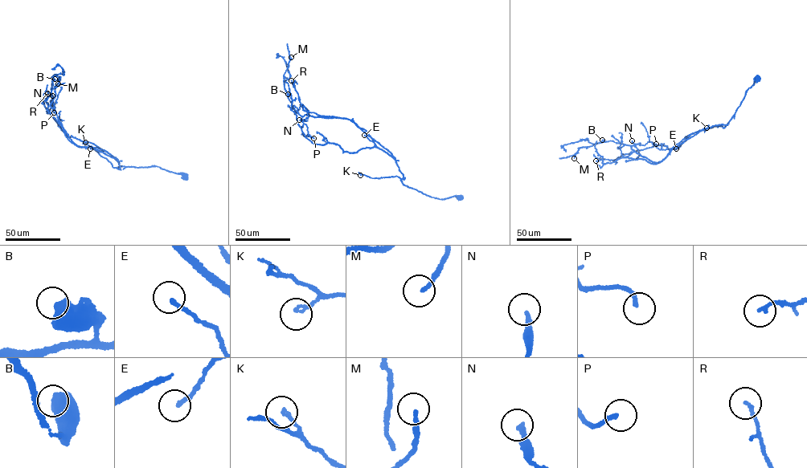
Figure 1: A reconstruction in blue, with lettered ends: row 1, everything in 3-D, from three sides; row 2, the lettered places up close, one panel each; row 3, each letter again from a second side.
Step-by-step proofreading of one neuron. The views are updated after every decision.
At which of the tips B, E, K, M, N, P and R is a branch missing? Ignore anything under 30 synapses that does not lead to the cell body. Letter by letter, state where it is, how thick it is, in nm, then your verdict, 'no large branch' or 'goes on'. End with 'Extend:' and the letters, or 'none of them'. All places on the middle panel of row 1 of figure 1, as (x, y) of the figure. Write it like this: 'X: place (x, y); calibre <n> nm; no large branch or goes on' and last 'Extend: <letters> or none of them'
B: place (288, 94); calibre 600 nm; no large branch
E: place (364, 135); calibre 170 nm; no large branch
K: place (360, 175); calibre 140 nm; no large branch
M: place (291, 57); calibre 180 nm; no large branch
N: place (299, 120); calibre 220 nm; goes on
P: place (313, 138); calibre 170 nm; no large branch
R: place (291, 80); calibre 150 nm; no large branch
Extend: N

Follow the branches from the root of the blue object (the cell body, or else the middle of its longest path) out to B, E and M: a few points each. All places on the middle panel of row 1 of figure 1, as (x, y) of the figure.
B: (460, 197), (436, 198), (404, 185), (391, 152), (354, 123), (345, 118), (302, 116), (288, 94)
E: (460, 197), (455, 195), (436, 198), (404, 185), (401, 180), (403, 174), (394, 159), (364, 135)
M: (460, 197), (436, 198), (404, 185), (391, 152), (350, 120), (300, 115), (284, 87), (283, 75), (291, 57)

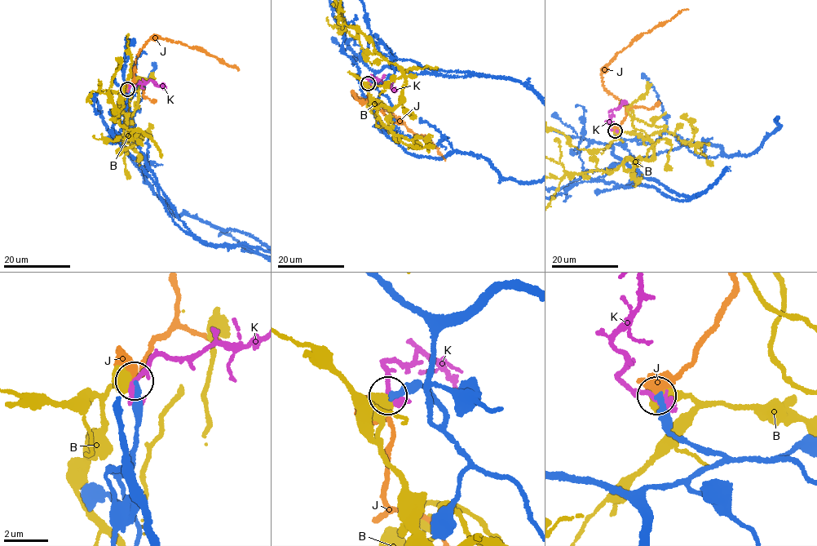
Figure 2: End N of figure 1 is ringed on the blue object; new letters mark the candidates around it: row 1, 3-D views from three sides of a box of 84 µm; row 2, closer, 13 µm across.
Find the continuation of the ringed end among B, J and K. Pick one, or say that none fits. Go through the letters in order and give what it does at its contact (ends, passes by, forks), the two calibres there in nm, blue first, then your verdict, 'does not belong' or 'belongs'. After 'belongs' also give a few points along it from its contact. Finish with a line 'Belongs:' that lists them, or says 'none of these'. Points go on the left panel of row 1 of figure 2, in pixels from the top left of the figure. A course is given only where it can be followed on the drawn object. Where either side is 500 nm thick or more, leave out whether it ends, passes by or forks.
B: calibres 240 and 500 nm; does not belong
J: it ends; calibres 240 and 440 nm; belongs; course (127, 88), (134, 78), (134, 64), (142, 47), (156, 36), (201, 48), (237, 69)
K: it ends; calibres 360 and 460 nm; does not belong
Belongs: J

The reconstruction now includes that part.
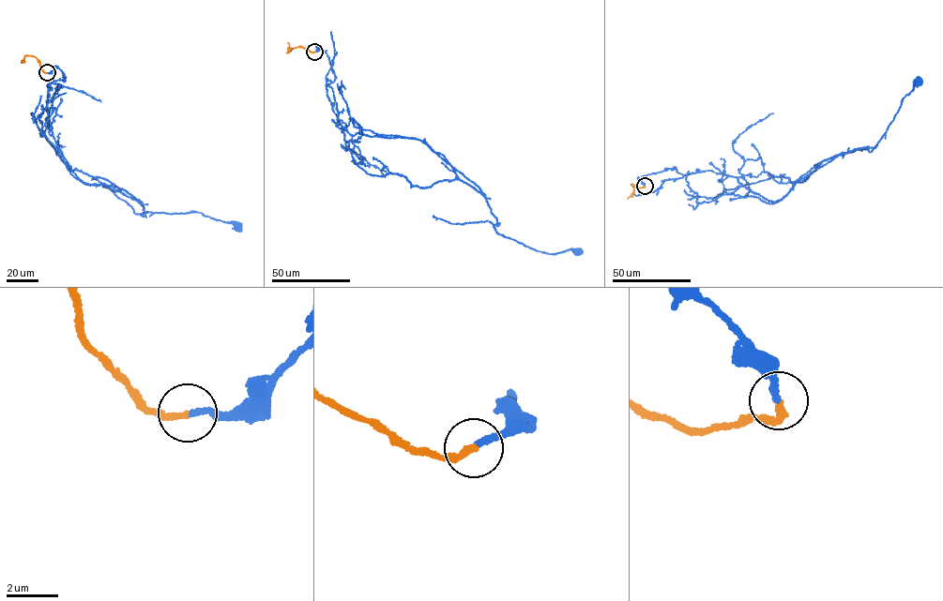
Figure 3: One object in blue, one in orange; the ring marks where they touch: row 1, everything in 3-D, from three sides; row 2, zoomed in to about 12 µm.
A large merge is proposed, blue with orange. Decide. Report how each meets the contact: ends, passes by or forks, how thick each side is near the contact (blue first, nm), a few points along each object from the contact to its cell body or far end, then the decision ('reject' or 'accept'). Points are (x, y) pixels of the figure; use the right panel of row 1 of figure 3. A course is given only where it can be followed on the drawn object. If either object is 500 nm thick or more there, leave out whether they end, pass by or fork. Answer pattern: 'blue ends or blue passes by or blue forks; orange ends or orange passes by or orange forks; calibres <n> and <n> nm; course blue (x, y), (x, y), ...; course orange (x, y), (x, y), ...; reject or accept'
blue ends; orange ends; calibres 200 and 240 nm; course blue (645, 186), (642, 175), (676, 167), (687, 175), (709, 171), (775, 202), (837, 155), (874, 147), (919, 82); course orange (645, 186), (640, 187), (631, 184), (633, 194), (627, 199); accept

